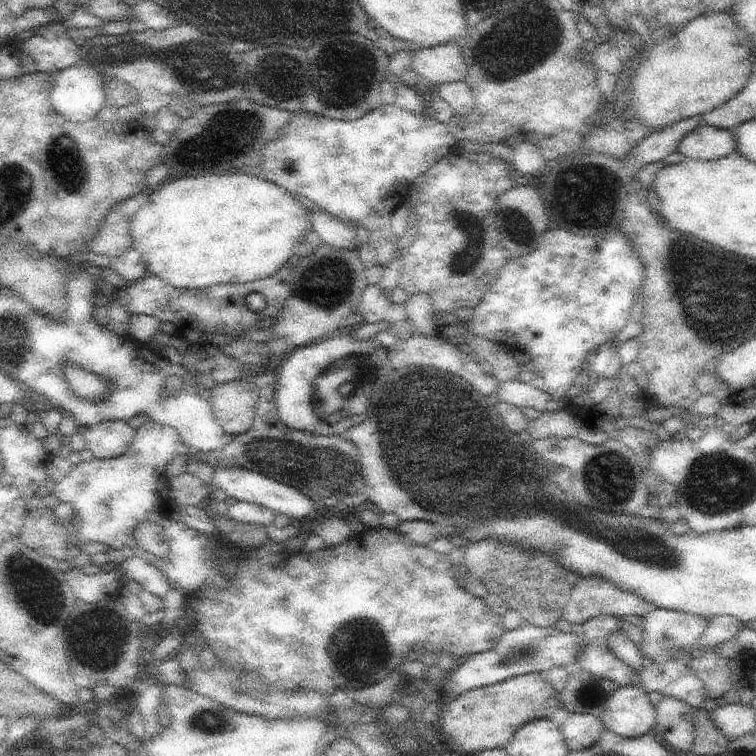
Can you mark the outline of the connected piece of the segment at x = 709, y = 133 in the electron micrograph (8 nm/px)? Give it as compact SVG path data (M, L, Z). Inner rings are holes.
M702 121L679 142L677 152L694 160L711 161L728 156L736 148L735 133Z

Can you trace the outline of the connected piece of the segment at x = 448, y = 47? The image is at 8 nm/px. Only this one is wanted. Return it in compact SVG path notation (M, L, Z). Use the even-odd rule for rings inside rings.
M446 43L436 47L418 47L413 51L414 75L421 78L429 88L454 81L464 81L468 76L468 65L460 52L462 43Z

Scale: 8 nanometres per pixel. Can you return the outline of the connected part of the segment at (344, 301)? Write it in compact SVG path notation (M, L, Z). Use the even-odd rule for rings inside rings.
M322 243L308 256L294 260L294 282L284 308L277 314L278 321L270 328L273 338L264 344L270 349L275 367L298 347L305 347L332 335L363 326L359 302L369 282L367 266L362 262L359 249L339 249Z

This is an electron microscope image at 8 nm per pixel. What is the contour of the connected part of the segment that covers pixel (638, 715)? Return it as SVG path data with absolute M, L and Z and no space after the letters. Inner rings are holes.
M624 685L611 692L601 719L617 735L638 738L653 732L657 710L642 687Z

